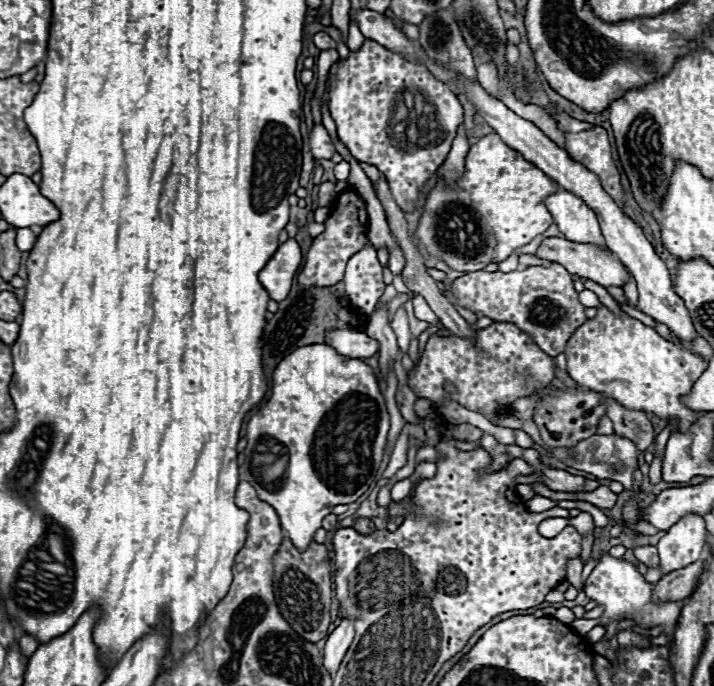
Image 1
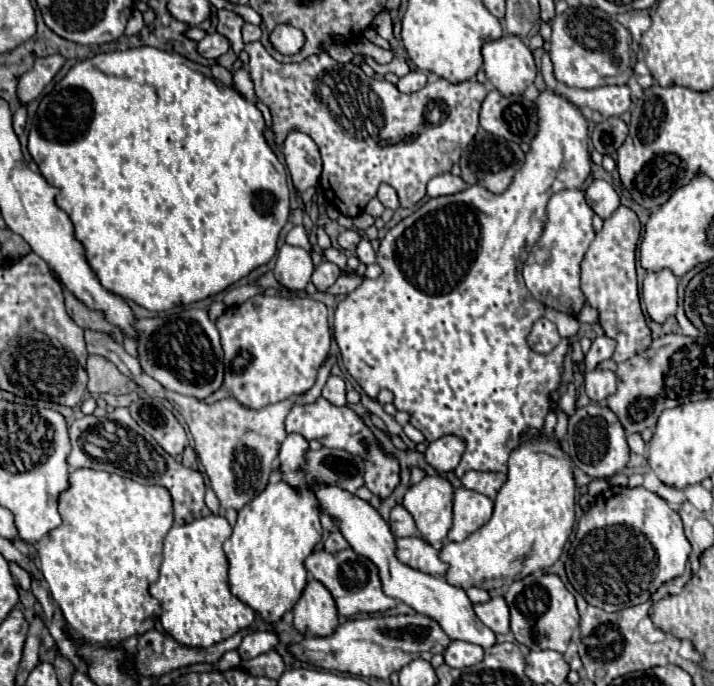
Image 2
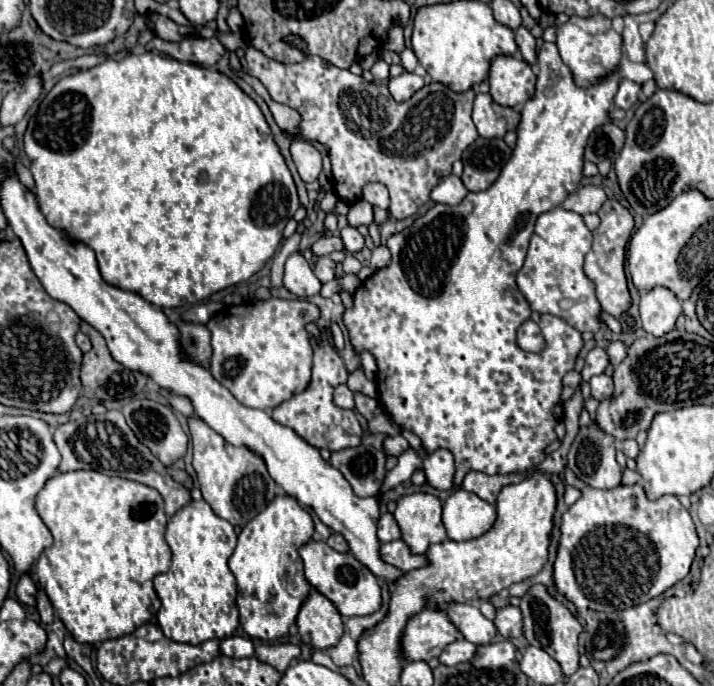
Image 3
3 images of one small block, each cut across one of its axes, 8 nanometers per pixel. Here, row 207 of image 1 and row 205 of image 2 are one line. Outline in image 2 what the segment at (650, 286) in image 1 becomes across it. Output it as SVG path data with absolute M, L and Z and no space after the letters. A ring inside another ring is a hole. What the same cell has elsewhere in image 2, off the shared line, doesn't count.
M594 180L586 190L584 196L588 200L588 206L600 216L600 218L608 218L620 204L618 194L614 192L614 188L604 182L604 180Z

